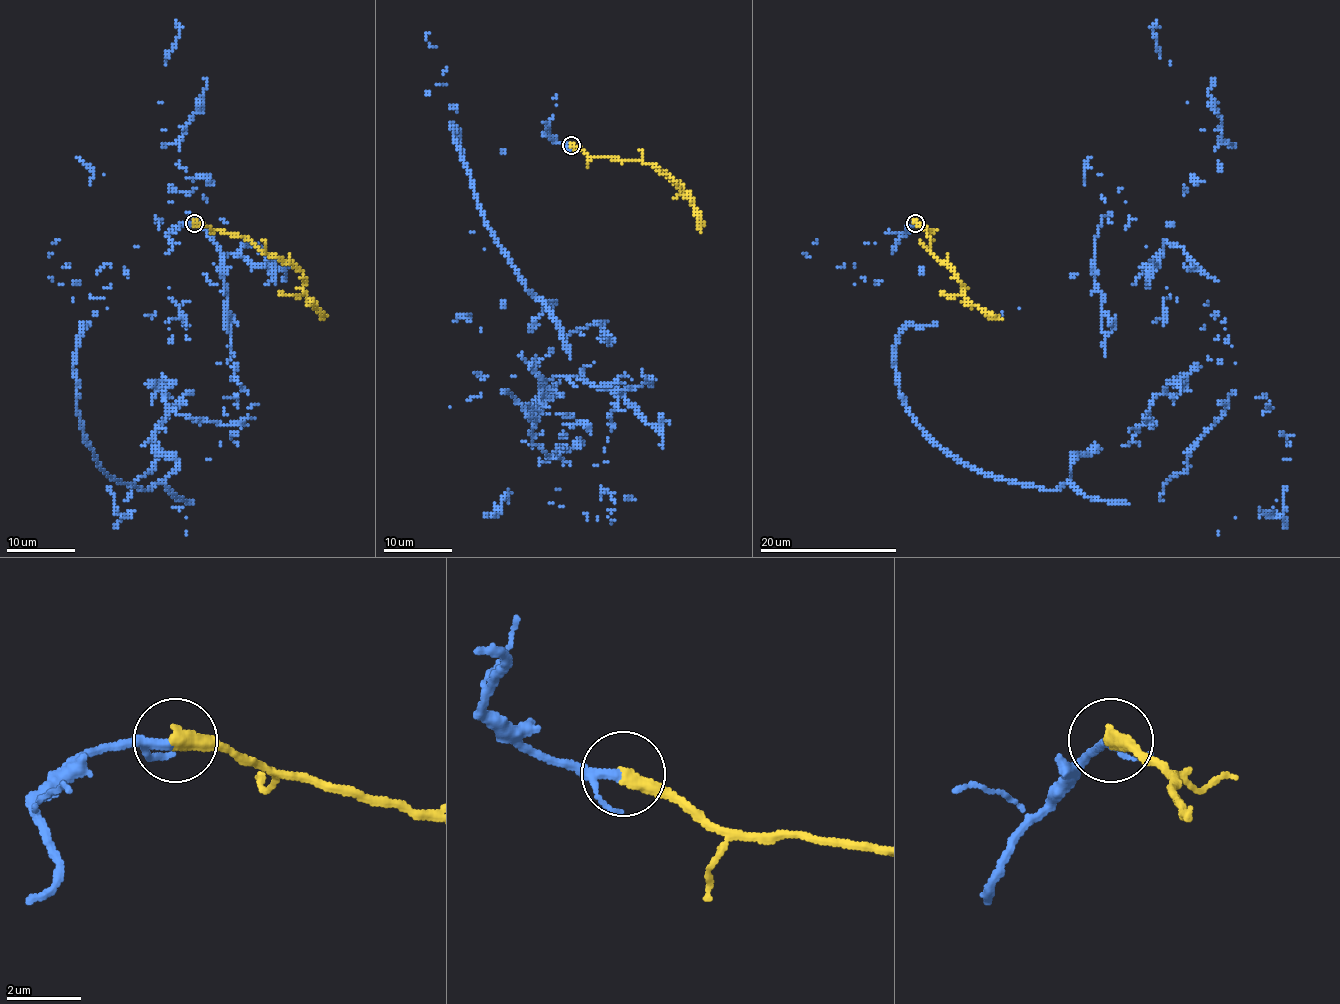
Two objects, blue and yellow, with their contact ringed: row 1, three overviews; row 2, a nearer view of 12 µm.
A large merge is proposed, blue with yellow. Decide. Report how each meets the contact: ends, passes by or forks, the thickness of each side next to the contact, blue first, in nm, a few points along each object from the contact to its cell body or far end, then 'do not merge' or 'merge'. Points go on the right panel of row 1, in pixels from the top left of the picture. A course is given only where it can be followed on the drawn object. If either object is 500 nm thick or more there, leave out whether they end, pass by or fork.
blue passes by | yellow ends | 220/420 nm | blue via (915, 223), (879, 285), (927, 434), (1046, 489), (1125, 446), (1180, 374), (1097, 229), (1219, 170), (1156, 21) | yellow via (915, 223), (929, 235), (931, 251), (955, 273), (963, 296), (972, 304), (1001, 320) | merge

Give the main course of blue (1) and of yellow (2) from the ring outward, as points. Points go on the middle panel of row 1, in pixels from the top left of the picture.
1: (571, 145), (453, 109), (555, 302), (540, 410), (603, 329), (531, 358), (562, 451), (554, 386)
2: (571, 145), (579, 147), (590, 156), (638, 161), (665, 171), (691, 202), (700, 231)

